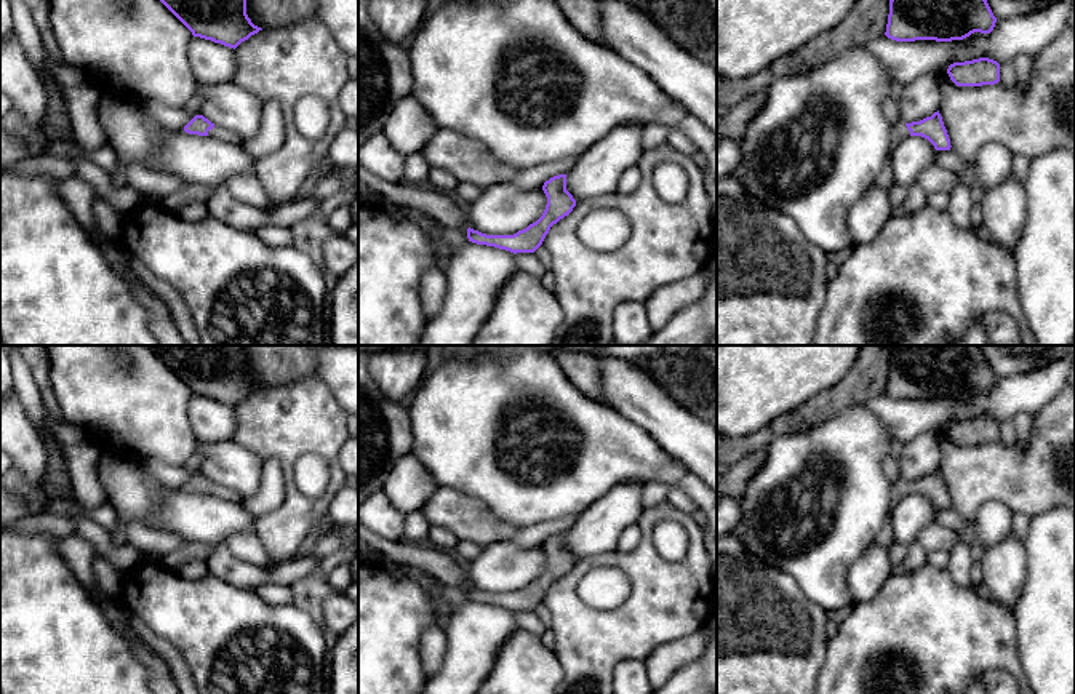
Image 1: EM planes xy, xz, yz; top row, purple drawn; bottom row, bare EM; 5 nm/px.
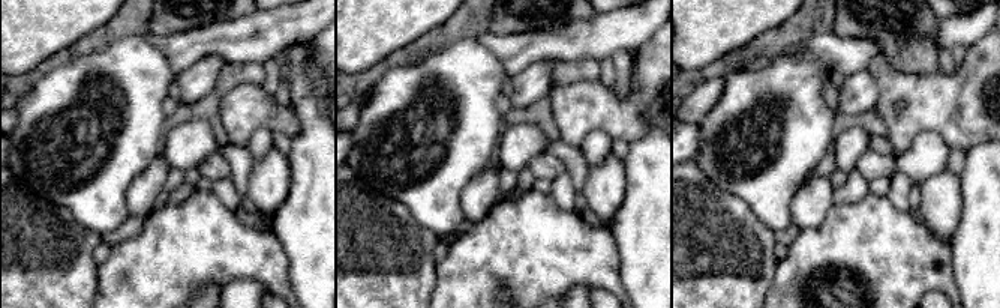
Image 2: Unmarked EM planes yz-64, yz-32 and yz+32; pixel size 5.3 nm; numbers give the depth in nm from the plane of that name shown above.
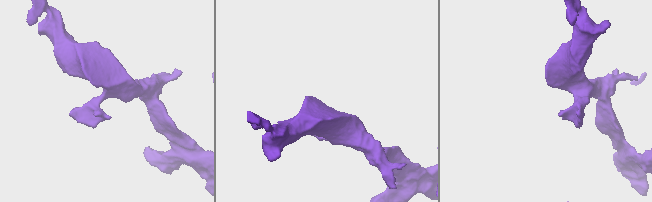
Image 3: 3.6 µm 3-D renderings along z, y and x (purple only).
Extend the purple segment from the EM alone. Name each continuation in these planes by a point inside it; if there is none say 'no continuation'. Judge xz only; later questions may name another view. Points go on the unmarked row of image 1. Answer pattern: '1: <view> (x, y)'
no continuation

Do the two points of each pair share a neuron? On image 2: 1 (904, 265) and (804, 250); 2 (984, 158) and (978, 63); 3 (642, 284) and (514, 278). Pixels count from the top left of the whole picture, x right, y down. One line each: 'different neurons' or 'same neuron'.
1: same neuron
2: different neurons
3: different neurons

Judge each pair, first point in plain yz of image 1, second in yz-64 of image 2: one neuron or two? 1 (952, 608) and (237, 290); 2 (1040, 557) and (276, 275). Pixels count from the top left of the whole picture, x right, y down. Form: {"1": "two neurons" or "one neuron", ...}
{"1": "two neurons", "2": "two neurons"}

